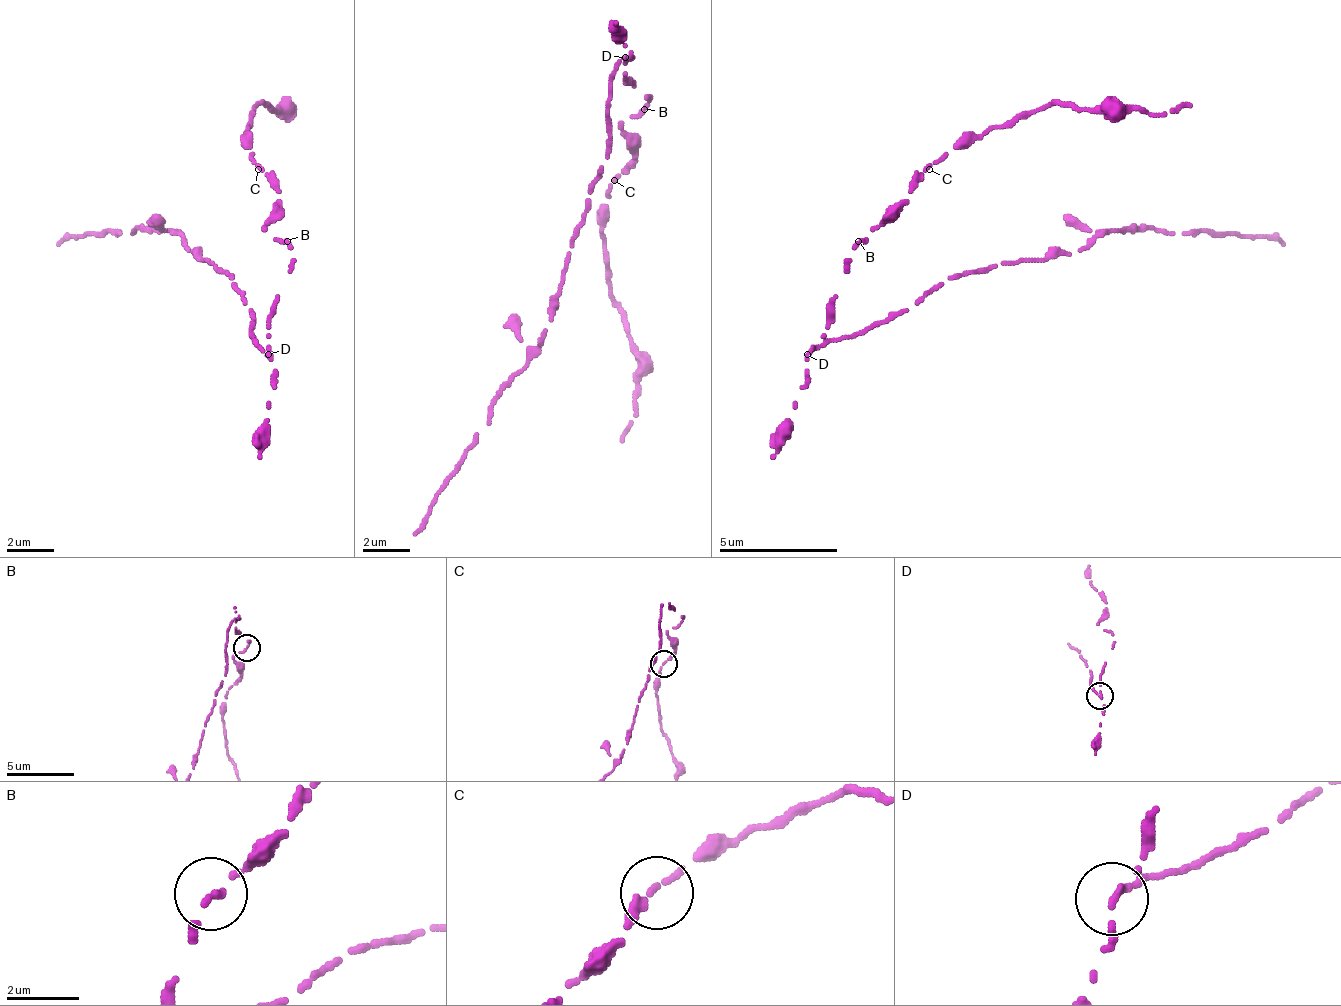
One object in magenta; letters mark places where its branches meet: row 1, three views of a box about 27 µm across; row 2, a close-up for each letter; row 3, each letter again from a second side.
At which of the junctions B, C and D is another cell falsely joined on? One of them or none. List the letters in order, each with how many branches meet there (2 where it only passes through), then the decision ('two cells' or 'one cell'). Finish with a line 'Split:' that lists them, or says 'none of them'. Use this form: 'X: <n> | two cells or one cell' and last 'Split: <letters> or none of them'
B: 2 | one cell
C: 2 | one cell
D: 2 | two cells
Split: D

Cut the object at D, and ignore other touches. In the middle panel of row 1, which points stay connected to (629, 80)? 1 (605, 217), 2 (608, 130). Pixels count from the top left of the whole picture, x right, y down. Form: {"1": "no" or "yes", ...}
{"1": "yes", "2": "no"}

